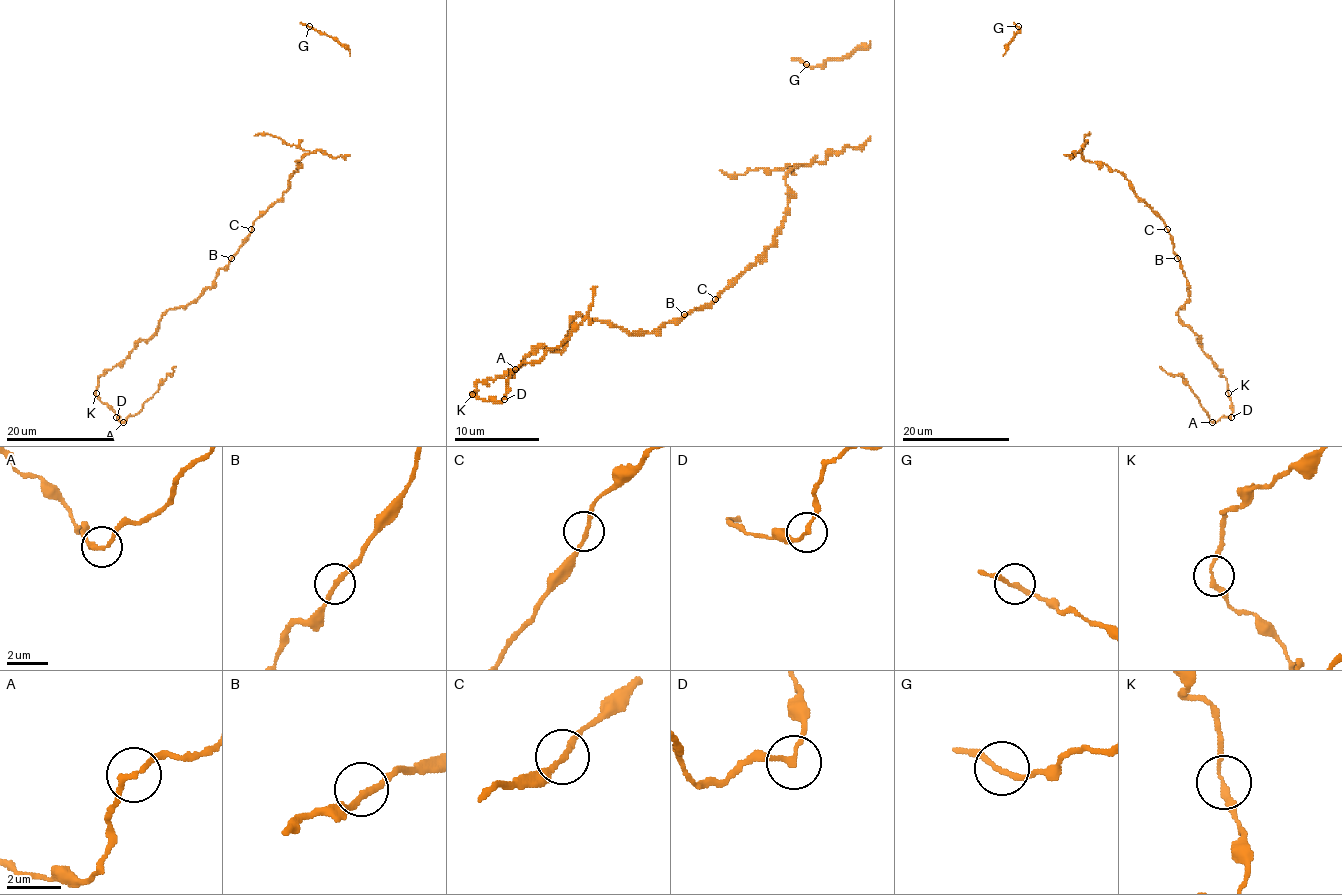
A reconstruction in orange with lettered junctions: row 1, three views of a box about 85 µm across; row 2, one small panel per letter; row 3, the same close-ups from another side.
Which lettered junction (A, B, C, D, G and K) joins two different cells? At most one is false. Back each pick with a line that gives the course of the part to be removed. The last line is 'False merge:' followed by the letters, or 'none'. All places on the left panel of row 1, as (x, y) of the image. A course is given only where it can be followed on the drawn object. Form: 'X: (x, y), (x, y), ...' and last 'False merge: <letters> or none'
False merge: none

